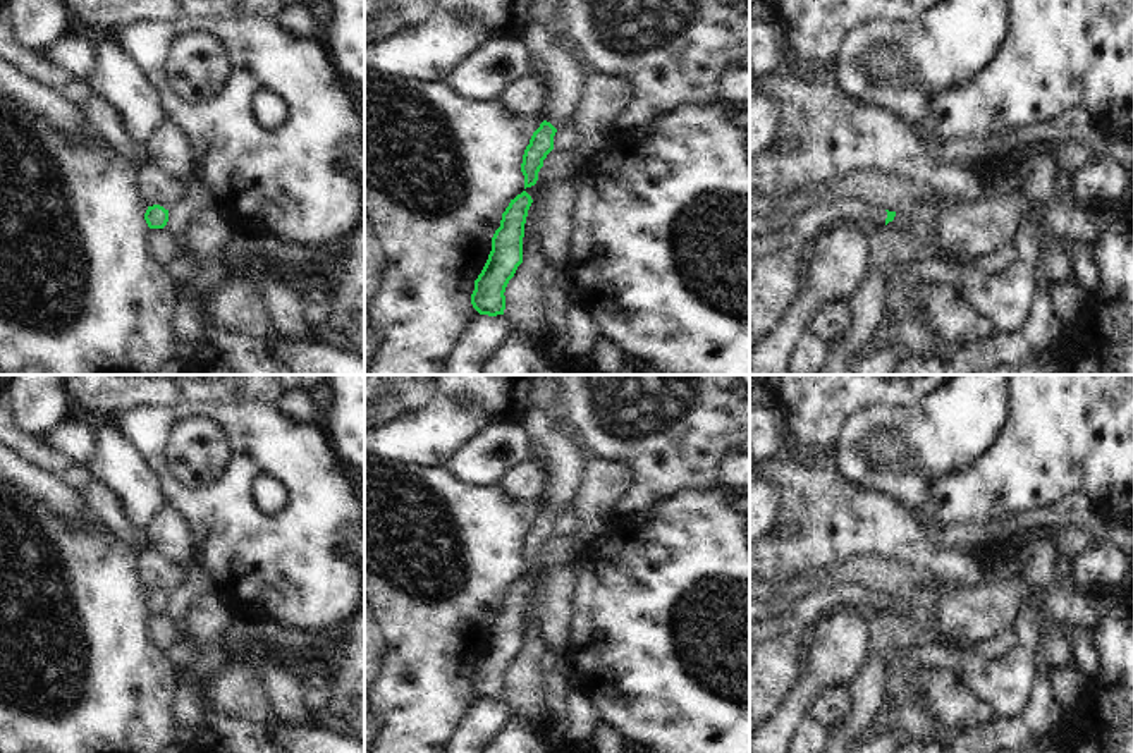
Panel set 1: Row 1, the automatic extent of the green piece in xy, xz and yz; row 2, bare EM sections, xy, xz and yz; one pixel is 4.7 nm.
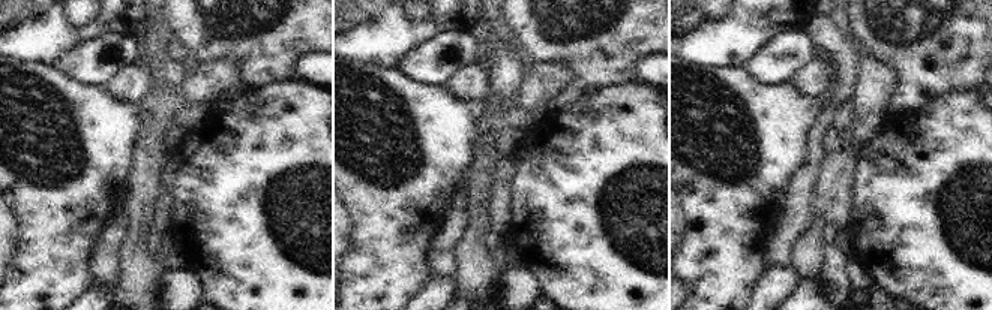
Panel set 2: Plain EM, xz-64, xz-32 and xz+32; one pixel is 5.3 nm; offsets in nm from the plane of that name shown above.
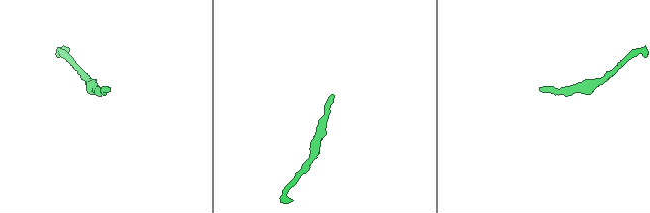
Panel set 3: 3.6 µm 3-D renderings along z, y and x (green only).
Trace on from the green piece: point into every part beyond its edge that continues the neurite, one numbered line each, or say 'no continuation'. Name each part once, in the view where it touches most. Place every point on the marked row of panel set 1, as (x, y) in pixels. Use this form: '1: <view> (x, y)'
1: yz (820, 217)

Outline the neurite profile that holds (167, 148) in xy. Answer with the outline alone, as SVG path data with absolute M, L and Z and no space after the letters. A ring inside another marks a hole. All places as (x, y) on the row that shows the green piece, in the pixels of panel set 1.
M172 122L158 124L144 141L148 163L170 177L189 182L193 177L193 155L184 132Z

